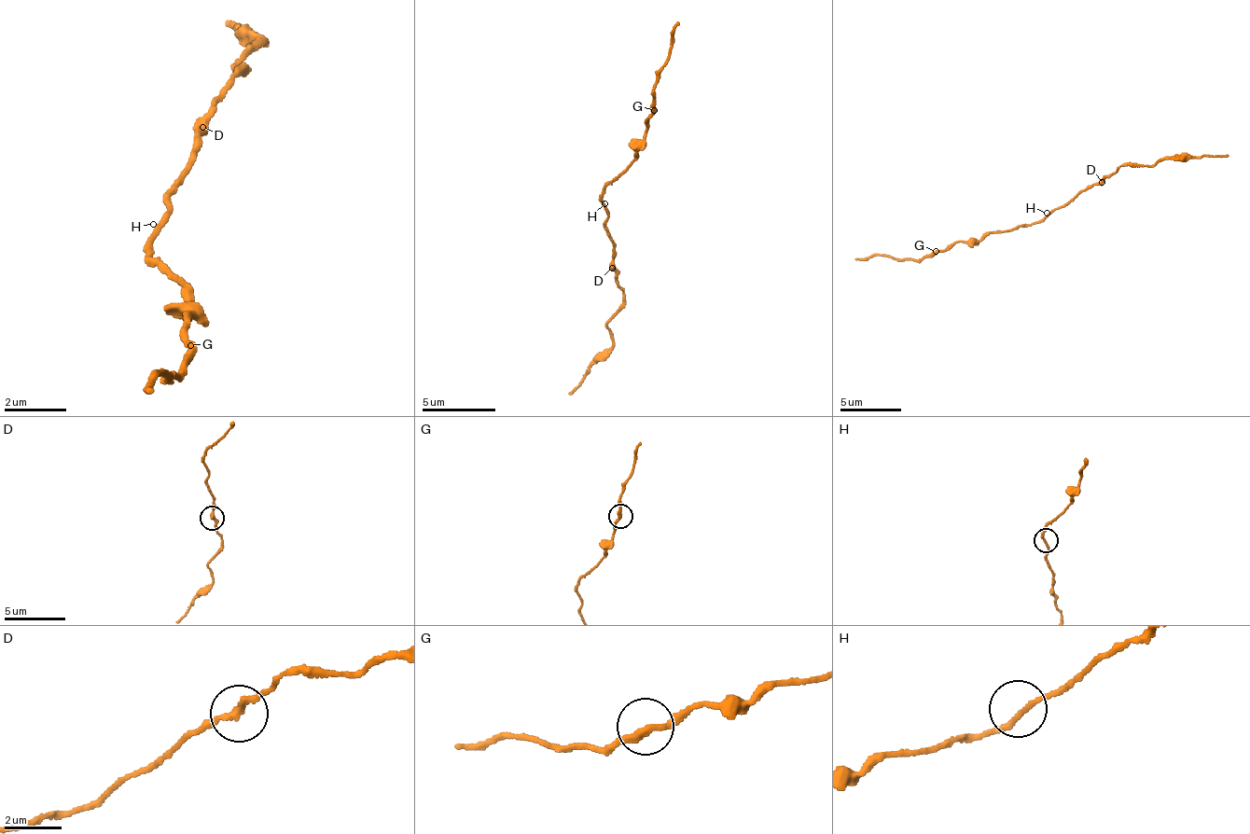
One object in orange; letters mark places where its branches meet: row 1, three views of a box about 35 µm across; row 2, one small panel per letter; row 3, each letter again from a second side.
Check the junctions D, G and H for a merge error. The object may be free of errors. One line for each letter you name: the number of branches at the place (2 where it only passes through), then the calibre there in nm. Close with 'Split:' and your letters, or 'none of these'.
Split: none of these

